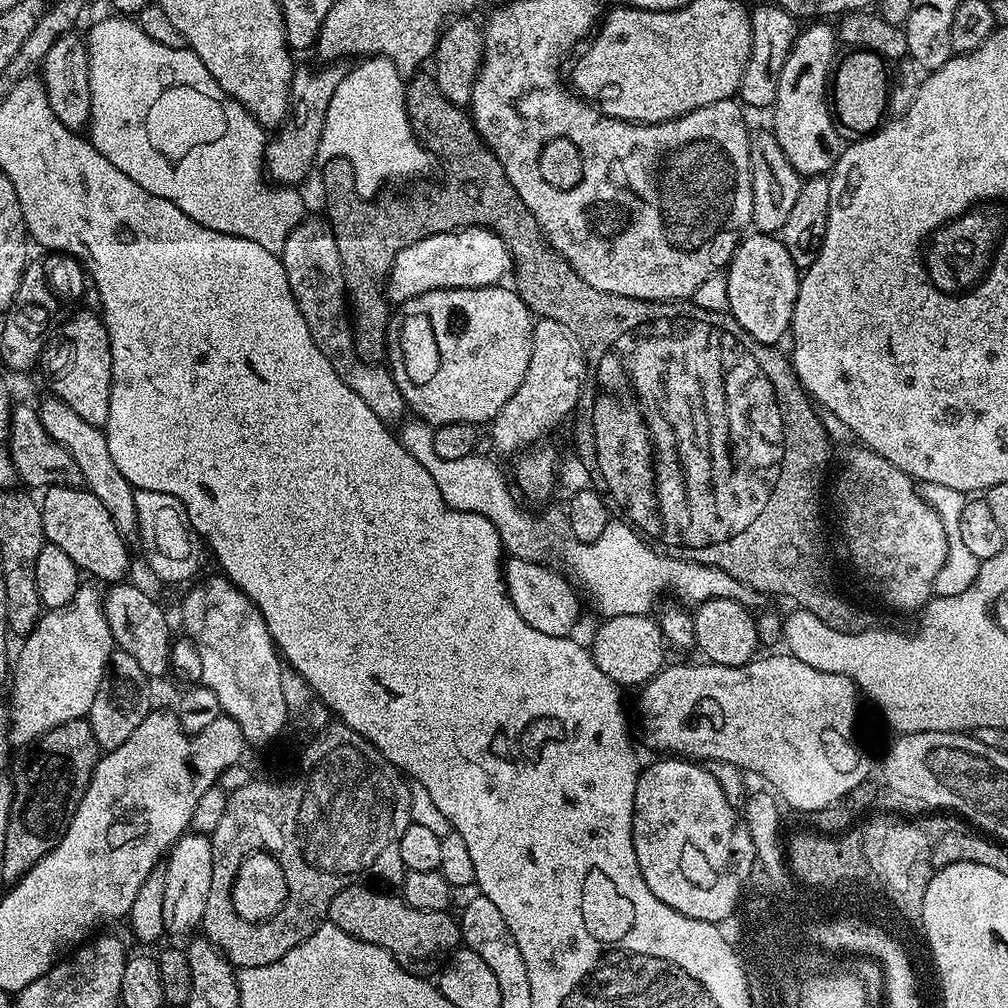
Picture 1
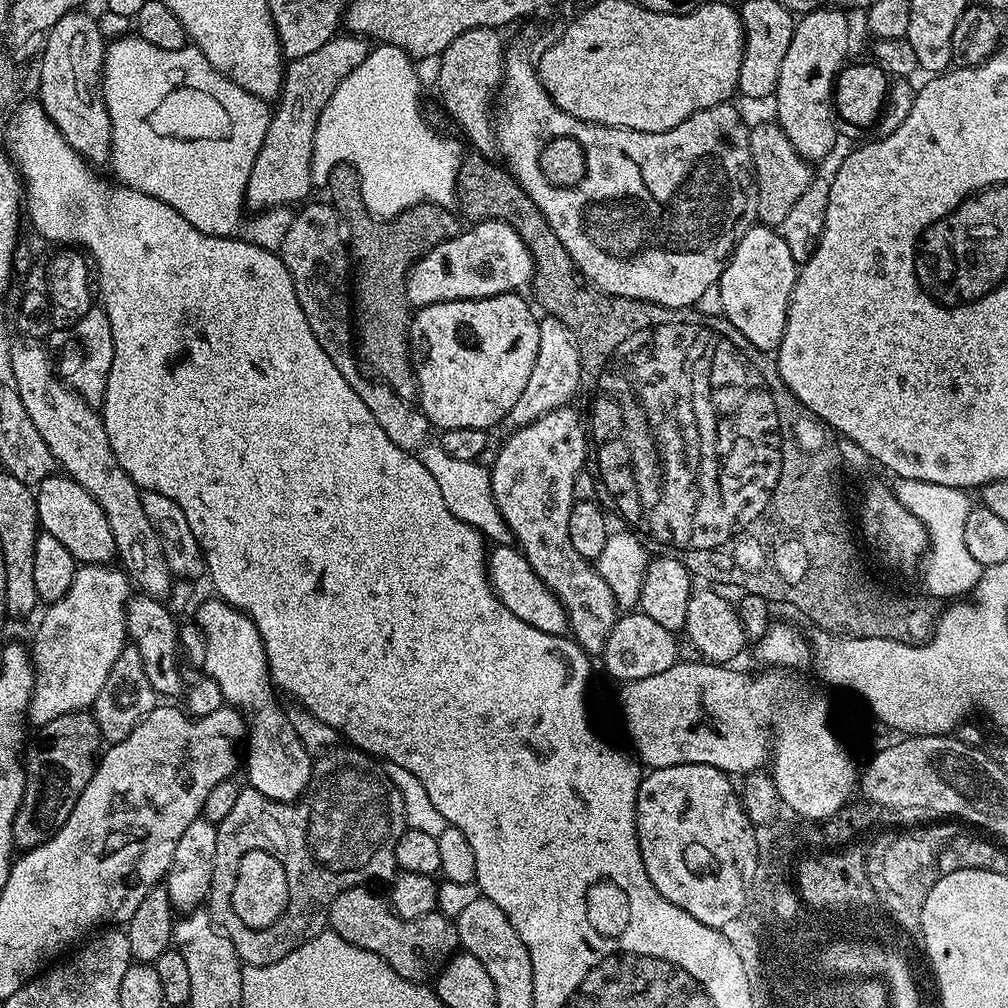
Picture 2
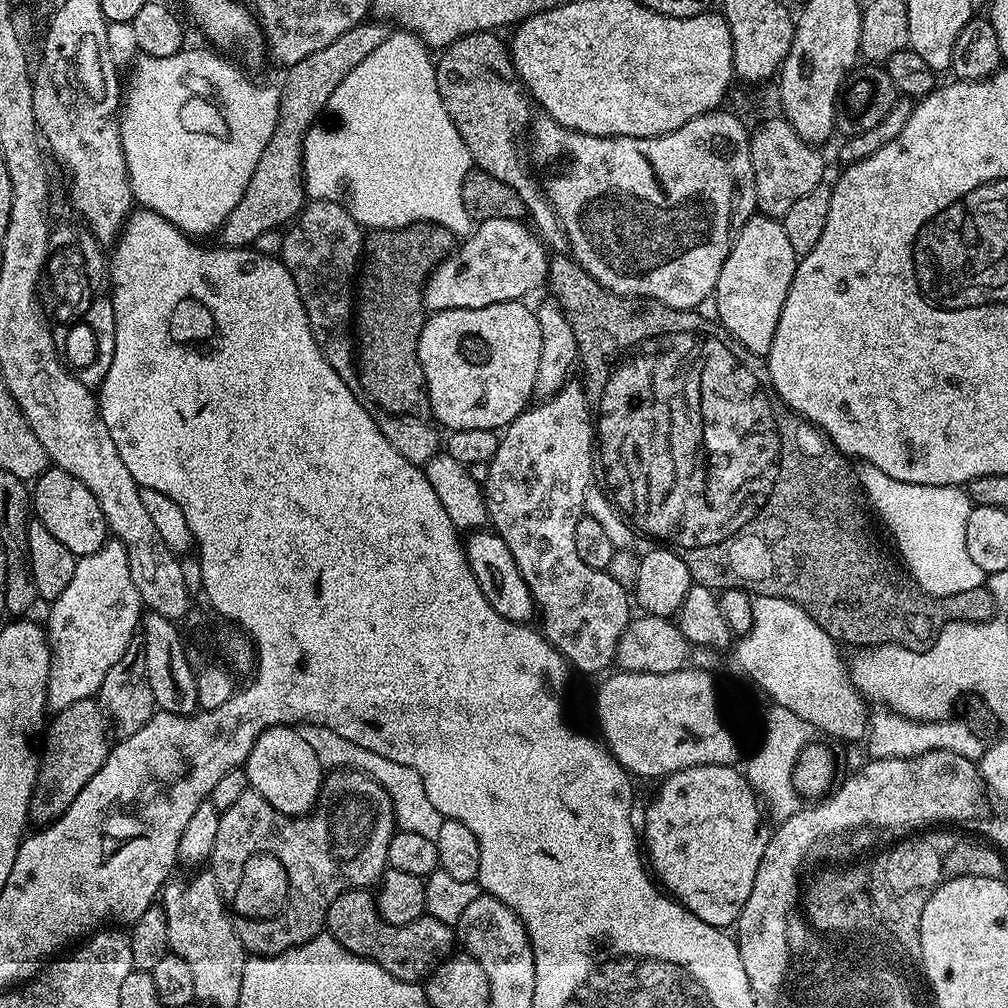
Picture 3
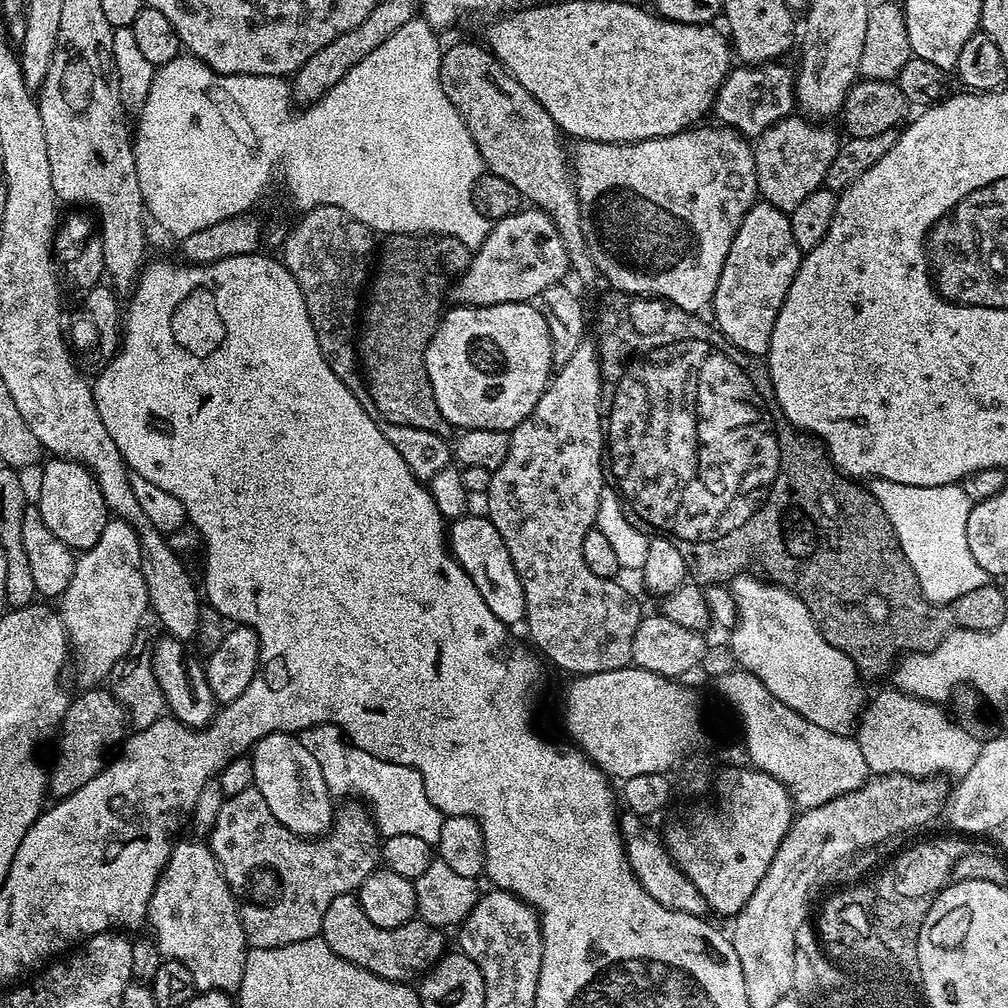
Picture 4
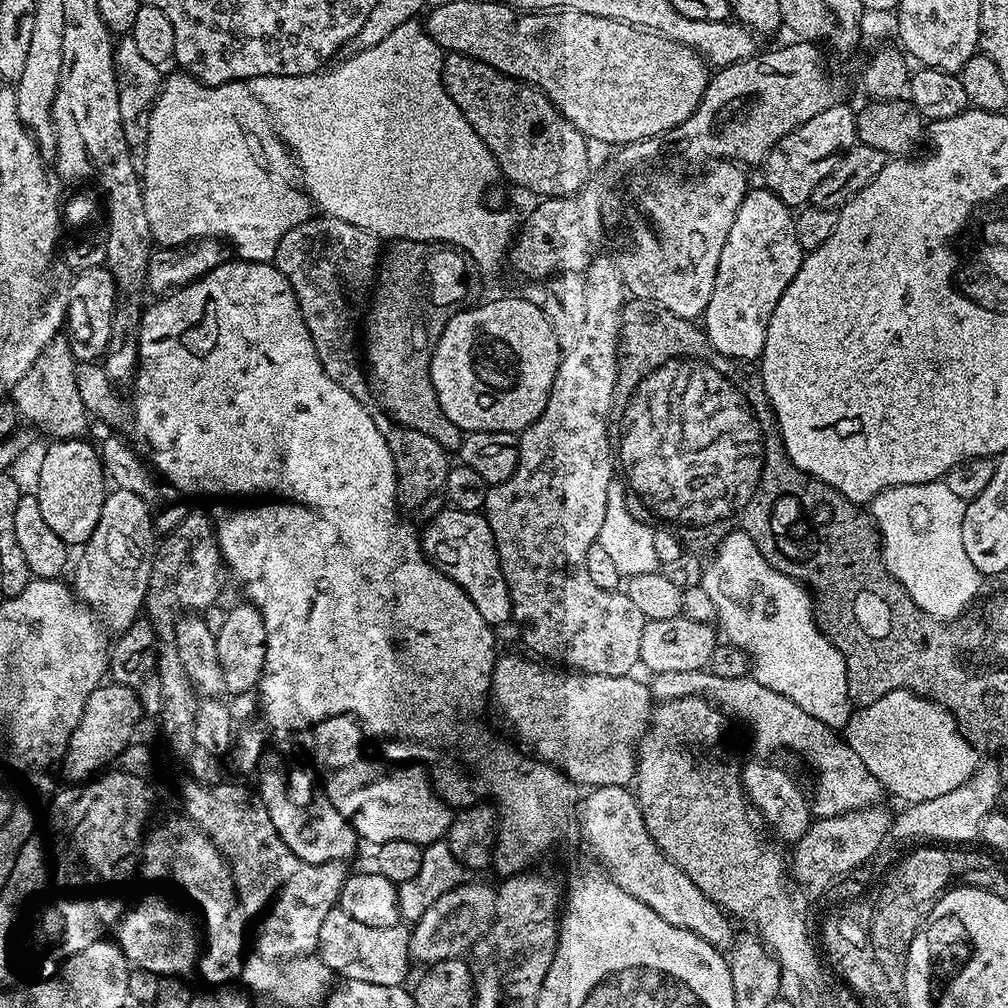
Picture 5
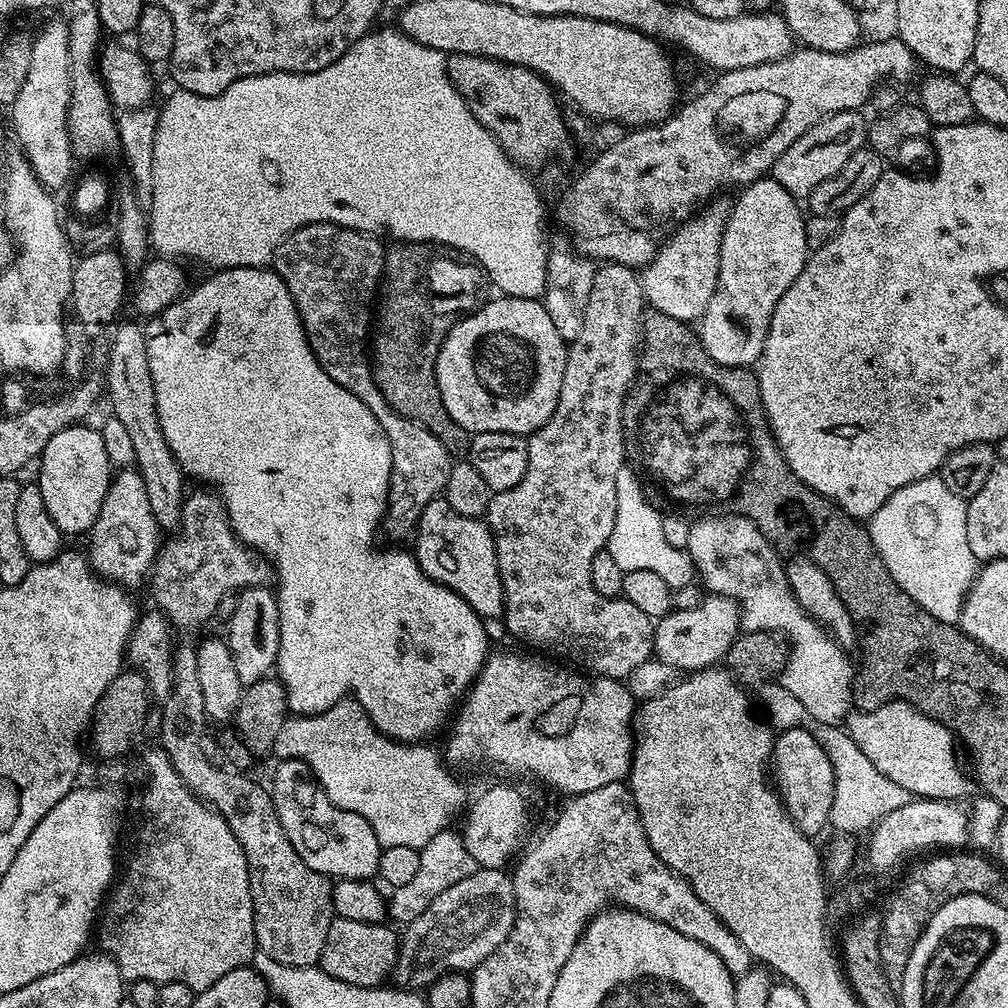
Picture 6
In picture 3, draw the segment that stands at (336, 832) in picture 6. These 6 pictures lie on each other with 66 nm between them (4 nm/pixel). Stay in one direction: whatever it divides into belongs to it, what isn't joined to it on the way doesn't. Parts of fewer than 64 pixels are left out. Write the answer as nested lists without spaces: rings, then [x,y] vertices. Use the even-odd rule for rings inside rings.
[[[287,724],[266,729],[254,742],[246,765],[251,791],[266,798],[274,810],[293,818],[309,815],[320,799],[322,766],[304,735],[303,731]]]

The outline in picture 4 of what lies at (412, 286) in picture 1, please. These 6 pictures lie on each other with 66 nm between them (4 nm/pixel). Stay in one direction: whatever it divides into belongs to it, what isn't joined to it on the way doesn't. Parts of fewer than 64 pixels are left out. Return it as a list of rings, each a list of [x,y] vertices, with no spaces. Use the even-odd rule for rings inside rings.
[[[525,207],[499,217],[489,227],[488,237],[471,253],[468,269],[451,285],[450,296],[460,306],[481,308],[491,304],[522,304],[535,301],[557,287],[569,275],[568,251],[541,208]]]

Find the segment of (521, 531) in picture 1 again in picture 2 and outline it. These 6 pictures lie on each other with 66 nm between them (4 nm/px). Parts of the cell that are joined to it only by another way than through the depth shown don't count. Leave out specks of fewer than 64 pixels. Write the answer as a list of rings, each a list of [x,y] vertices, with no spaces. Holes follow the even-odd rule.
[[[429,442],[418,453],[420,461],[430,470],[434,482],[438,482],[438,490],[449,508],[450,514],[476,529],[481,536],[493,545],[503,544],[509,539],[510,533],[492,493],[492,473],[487,467],[476,464],[475,460],[450,458],[446,450],[442,450],[439,442]]]

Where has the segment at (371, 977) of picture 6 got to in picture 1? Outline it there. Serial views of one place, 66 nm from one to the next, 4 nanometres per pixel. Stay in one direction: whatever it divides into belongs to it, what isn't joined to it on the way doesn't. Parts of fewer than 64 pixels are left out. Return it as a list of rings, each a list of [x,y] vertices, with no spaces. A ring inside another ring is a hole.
[[[367,883],[350,884],[330,902],[328,920],[338,930],[346,930],[362,942],[382,946],[410,974],[431,977],[439,973],[442,965],[461,943],[460,925],[455,915],[434,910],[414,910],[399,895],[387,896],[384,892],[375,892],[367,888]]]

